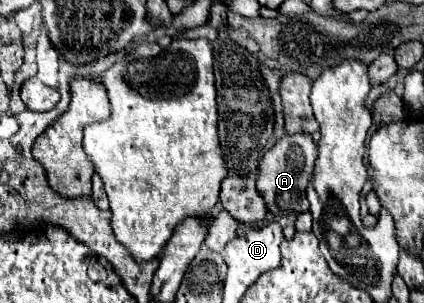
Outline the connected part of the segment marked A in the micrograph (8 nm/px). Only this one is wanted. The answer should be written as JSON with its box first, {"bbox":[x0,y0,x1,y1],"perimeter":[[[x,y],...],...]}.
{"bbox":[258,134,316,216],"perimeter":[[[296,134],[296,136],[282,136],[272,150],[268,150],[260,162],[258,170],[258,192],[266,202],[266,208],[274,216],[298,216],[308,210],[306,200],[306,186],[314,172],[316,160],[316,144],[312,136]]]}

